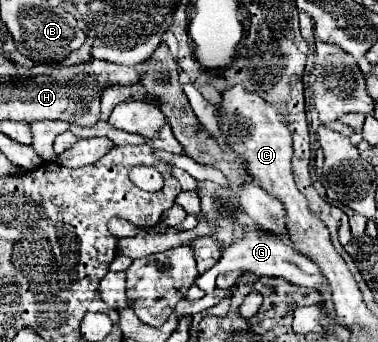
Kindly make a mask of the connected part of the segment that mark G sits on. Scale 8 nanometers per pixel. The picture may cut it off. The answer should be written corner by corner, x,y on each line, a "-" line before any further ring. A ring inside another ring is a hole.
243,226
241,230
241,236
239,240
235,240
221,256
221,260
211,268
207,270
205,274
201,274
197,278
197,286
203,290
203,292
211,292
215,288
215,278
223,272
231,272
231,270
239,270
239,272
251,272
251,274
257,274
257,276
279,276
279,278
285,278
287,282
291,284
297,284
297,286
311,286
311,288
317,288
319,292
323,292
327,296
327,282
323,280
319,268
307,260
305,256
297,254
293,250
293,246
287,244
285,238
273,234
273,232
267,232
267,230
261,230
257,226

